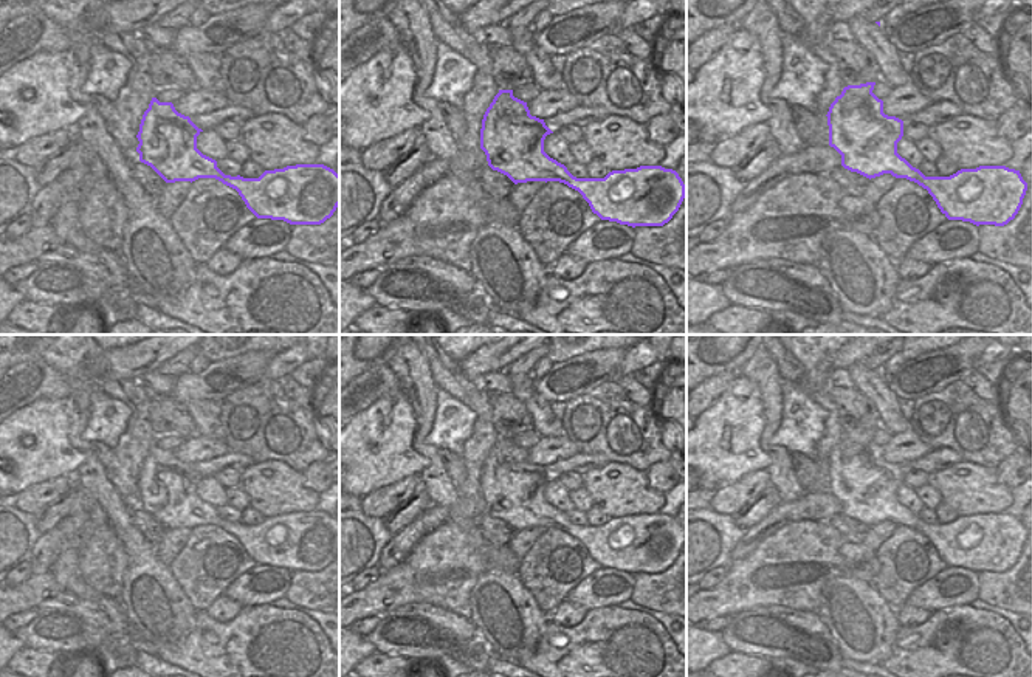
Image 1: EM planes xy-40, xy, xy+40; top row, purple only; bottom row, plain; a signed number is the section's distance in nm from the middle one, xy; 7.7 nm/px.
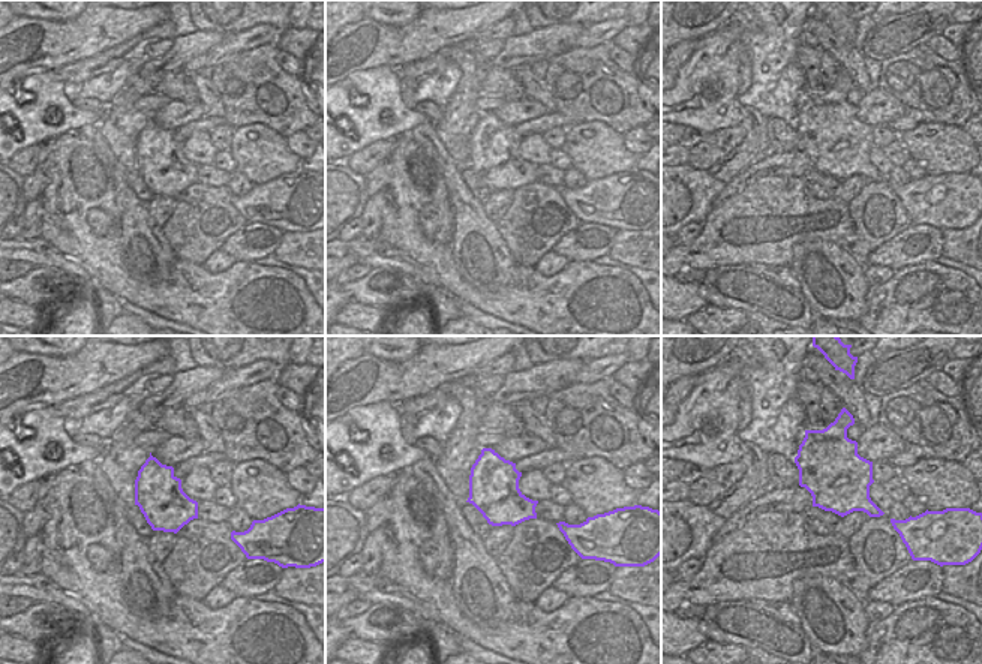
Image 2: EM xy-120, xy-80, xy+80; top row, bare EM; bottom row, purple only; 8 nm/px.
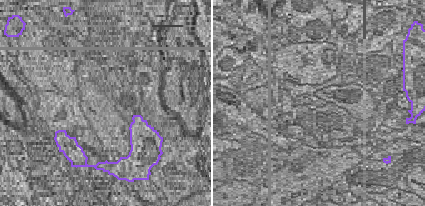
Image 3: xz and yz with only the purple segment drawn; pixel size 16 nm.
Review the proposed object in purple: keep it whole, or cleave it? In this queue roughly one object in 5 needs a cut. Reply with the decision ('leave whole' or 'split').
leave whole

